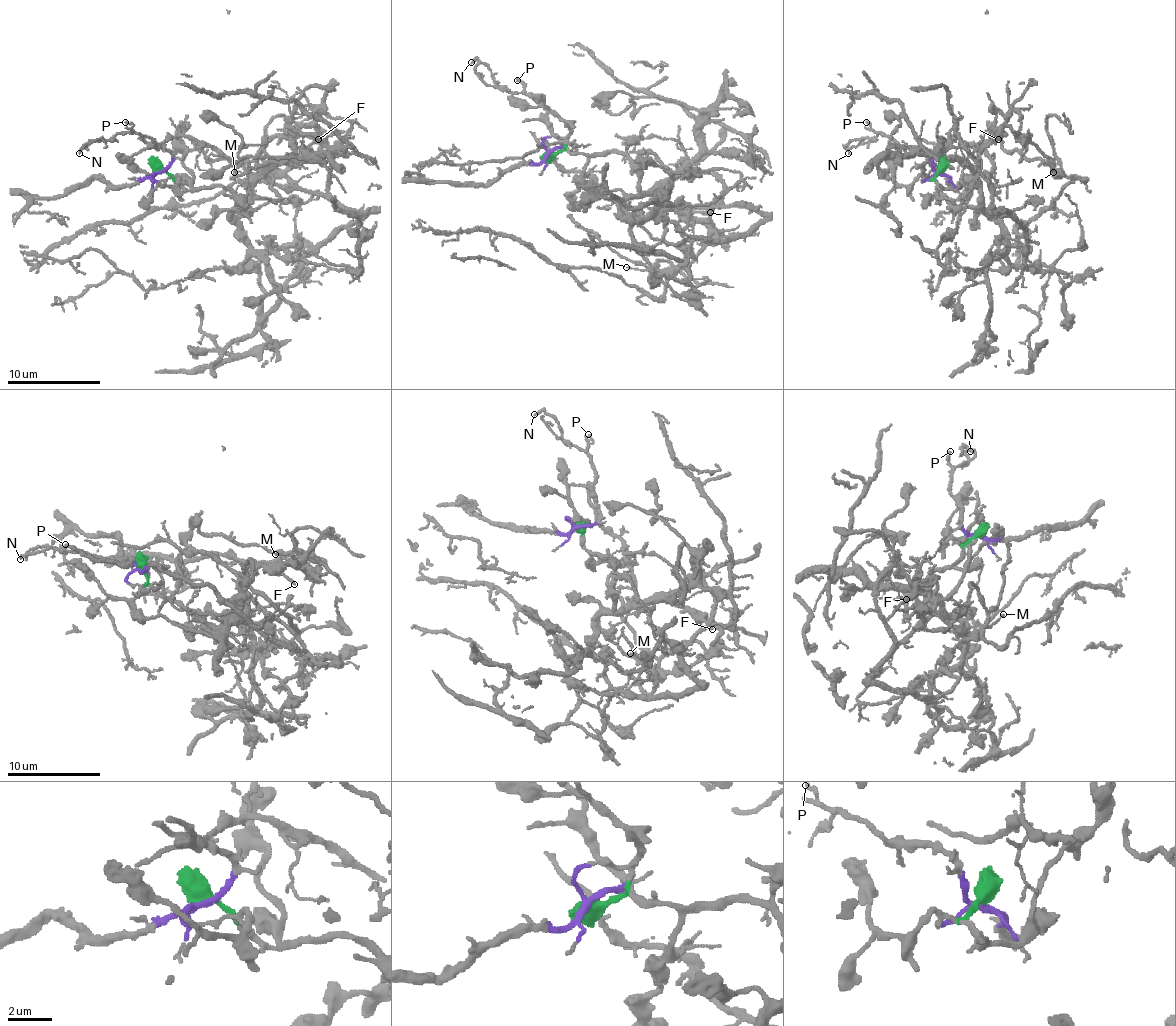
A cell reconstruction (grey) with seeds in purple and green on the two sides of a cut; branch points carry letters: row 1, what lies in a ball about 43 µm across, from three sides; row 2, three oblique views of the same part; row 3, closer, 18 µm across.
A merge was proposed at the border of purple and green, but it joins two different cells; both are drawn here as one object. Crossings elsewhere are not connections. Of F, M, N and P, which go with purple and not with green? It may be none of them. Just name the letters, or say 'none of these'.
N, P

